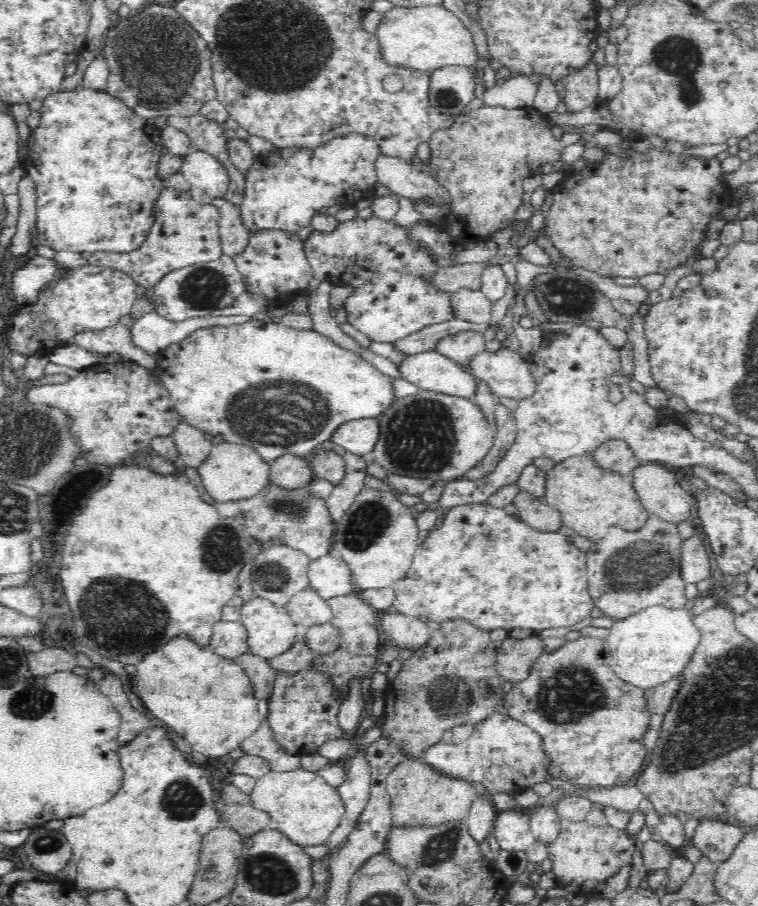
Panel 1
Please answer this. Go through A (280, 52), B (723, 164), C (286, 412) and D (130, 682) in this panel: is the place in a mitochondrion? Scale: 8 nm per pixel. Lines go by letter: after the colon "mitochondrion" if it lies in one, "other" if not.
A: mitochondrion
B: other
C: mitochondrion
D: other

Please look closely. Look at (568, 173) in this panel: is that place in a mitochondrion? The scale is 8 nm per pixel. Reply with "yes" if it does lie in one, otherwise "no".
no

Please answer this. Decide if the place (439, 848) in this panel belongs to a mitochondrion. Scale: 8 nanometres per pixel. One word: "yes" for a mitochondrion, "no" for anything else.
yes

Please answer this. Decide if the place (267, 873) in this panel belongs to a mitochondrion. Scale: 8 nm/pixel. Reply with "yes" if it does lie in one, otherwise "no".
yes

